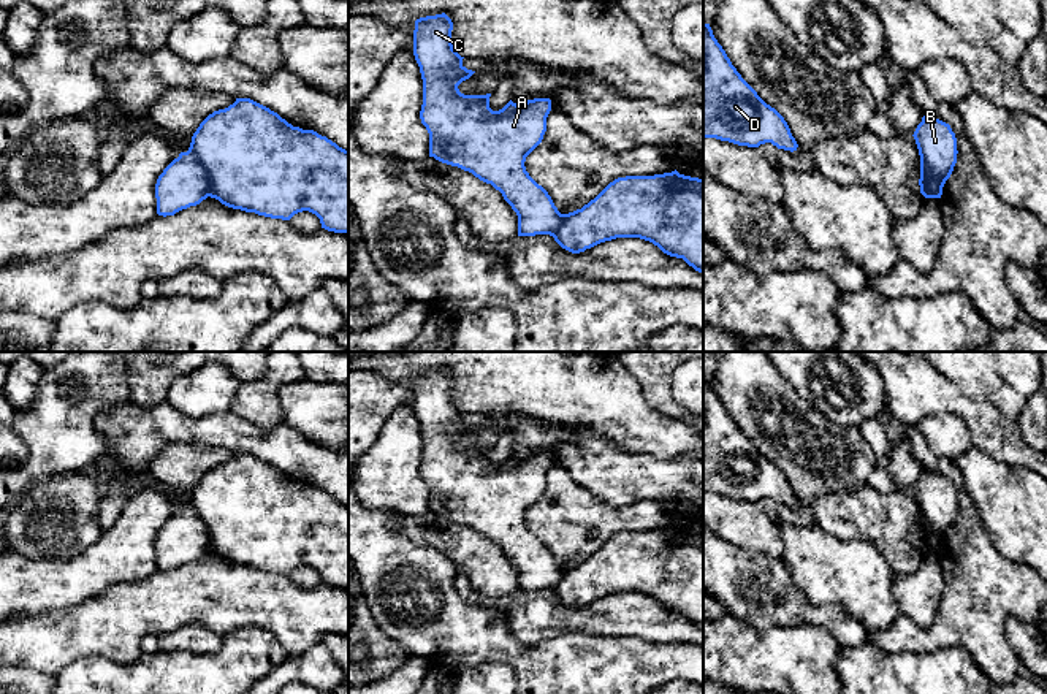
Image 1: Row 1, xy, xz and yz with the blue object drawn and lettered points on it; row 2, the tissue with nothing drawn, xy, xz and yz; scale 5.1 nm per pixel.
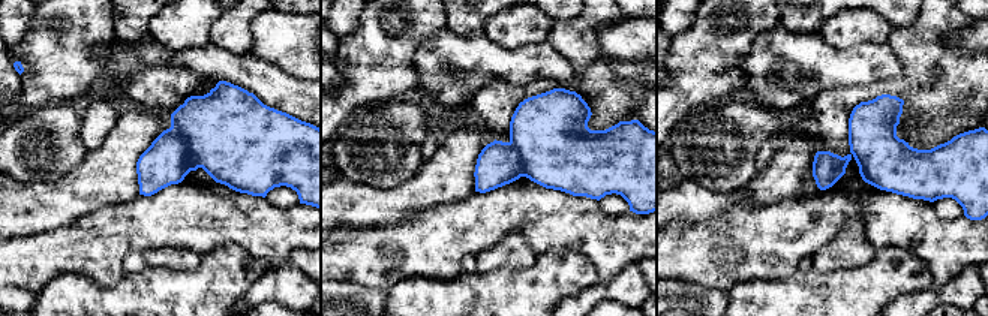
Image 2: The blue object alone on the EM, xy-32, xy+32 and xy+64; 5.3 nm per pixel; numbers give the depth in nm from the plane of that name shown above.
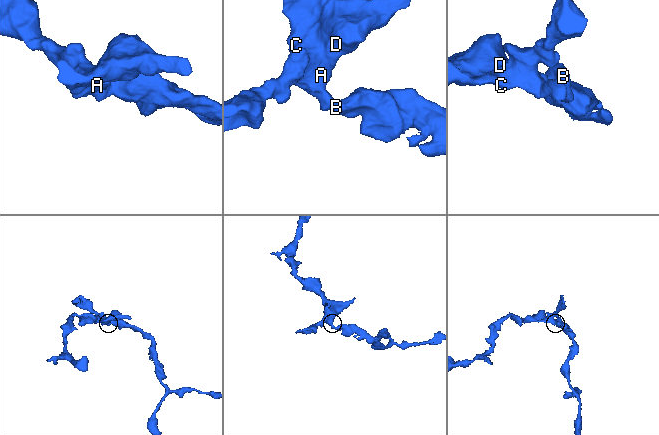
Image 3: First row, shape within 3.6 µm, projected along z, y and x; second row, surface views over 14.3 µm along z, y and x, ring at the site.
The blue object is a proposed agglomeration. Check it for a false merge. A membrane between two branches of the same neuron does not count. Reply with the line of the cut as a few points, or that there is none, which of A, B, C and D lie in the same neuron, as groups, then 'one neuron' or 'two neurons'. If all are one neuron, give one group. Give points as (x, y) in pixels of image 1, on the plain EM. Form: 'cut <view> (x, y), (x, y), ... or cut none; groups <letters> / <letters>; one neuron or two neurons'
cut xy (187, 506), (203, 522), (209, 550); groups A C D / B; two neurons

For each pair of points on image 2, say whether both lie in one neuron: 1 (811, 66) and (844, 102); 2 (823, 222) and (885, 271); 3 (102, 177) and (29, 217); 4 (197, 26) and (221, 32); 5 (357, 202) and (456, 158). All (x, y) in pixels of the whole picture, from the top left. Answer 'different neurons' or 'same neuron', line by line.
1: different neurons
2: different neurons
3: same neuron
4: different neurons
5: same neuron

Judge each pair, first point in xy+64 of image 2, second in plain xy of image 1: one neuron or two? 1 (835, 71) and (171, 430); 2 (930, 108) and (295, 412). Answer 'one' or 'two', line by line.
1: one
2: two

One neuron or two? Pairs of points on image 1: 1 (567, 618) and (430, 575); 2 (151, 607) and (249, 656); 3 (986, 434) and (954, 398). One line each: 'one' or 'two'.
1: two
2: two
3: one

